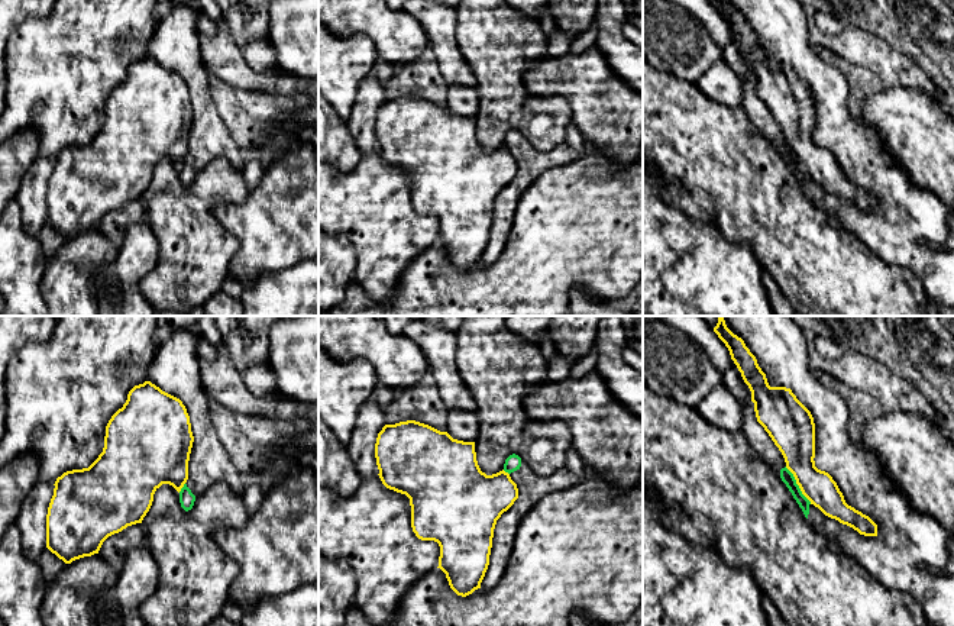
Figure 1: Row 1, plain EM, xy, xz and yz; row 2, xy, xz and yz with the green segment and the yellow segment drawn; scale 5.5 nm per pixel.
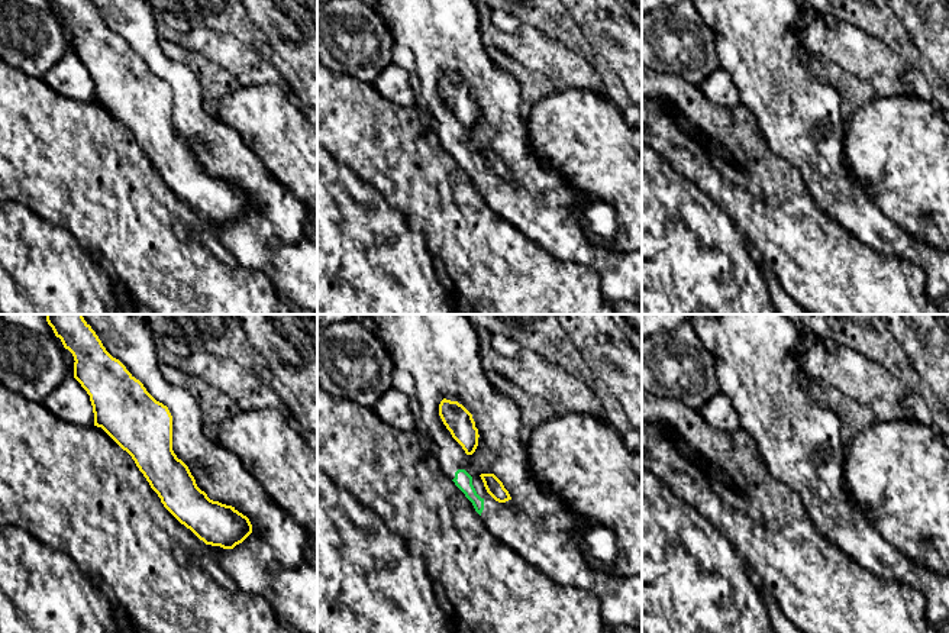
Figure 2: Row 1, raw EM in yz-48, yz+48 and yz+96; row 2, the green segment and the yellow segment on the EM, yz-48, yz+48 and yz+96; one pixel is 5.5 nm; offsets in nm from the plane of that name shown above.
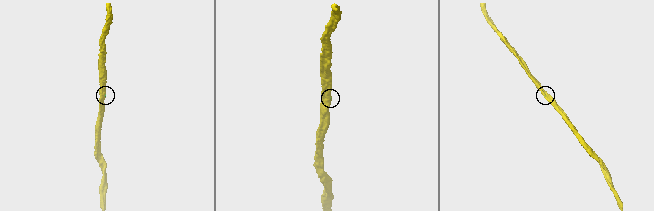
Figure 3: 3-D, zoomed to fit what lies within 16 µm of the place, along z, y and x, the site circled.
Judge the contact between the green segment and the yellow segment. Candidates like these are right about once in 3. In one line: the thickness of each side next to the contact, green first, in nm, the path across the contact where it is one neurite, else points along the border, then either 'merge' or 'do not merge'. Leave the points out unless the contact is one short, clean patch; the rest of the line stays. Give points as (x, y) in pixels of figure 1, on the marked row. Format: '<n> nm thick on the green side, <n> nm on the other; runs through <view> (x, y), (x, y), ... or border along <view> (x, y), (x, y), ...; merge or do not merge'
70 nm thick on the green side, 200 nm on the other; border along yz (785, 467), (792, 474), (801, 493), (811, 503); do not merge

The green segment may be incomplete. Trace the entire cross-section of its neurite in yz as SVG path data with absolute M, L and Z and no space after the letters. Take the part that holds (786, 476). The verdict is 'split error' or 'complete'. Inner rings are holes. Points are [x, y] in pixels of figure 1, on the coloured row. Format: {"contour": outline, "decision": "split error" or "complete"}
{"contour": "M701 316L711 329L718 323L718 319L725 320L727 327L741 338L750 352L756 356L759 367L766 374L770 387L790 388L796 398L811 412L815 423L815 467L828 472L837 483L844 500L848 506L869 516L877 525L876 536L860 535L853 527L840 523L835 519L825 516L818 507L815 507L801 491L793 474L786 468L785 458L779 448L774 445L764 427L757 422L754 403L751 401L751 391L744 383L741 372L731 359L728 370L721 377L721 384L727 387L737 398L743 413L741 430L751 442L757 454L764 462L782 478L793 498L802 509L805 517L814 526L816 532L830 538L837 543L847 555L857 559L876 580L890 590L911 594L922 606L926 620L931 626L954 626L954 574L947 574L945 567L948 564L948 533L932 517L921 514L915 510L908 497L896 488L896 485L887 478L882 462L864 451L858 443L851 441L853 432L850 430L851 410L847 403L835 391L821 385L808 367L808 348L803 332L789 316Z", "decision": "split error"}

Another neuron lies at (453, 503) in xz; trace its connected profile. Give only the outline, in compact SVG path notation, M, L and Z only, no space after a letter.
M415 420L385 425L376 438L375 458L382 484L410 498L415 536L439 543L437 568L446 574L450 588L462 597L481 588L497 520L518 498L510 474L502 470L486 475L478 465L475 442L453 439Z

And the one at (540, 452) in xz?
M463 316L457 338L457 371L476 401L478 436L475 439L476 461L486 475L504 470L505 459L515 454L537 475L550 475L566 468L572 435L557 420L530 419L524 409L527 394L547 381L547 361L540 346L525 342L507 326L507 316Z

